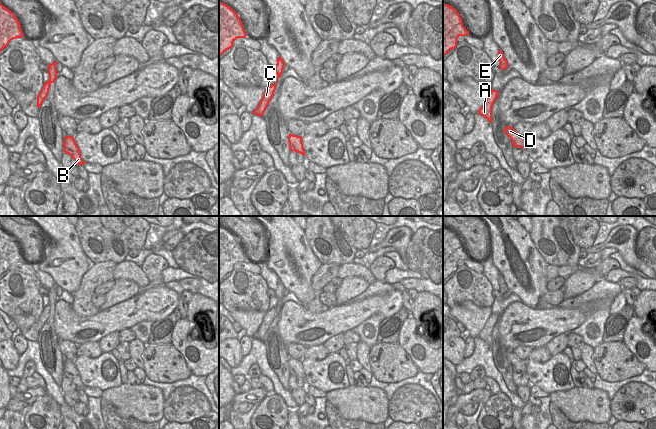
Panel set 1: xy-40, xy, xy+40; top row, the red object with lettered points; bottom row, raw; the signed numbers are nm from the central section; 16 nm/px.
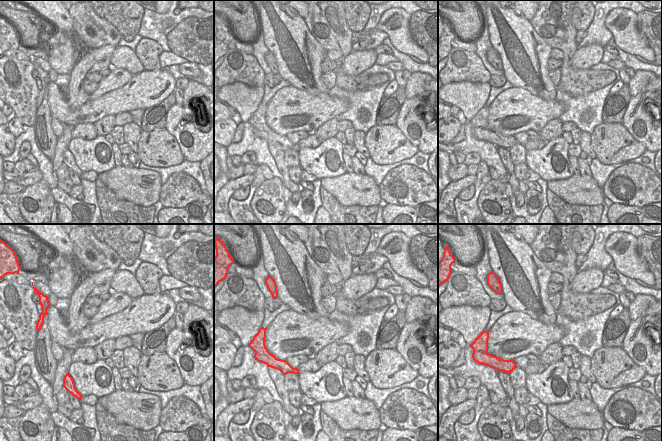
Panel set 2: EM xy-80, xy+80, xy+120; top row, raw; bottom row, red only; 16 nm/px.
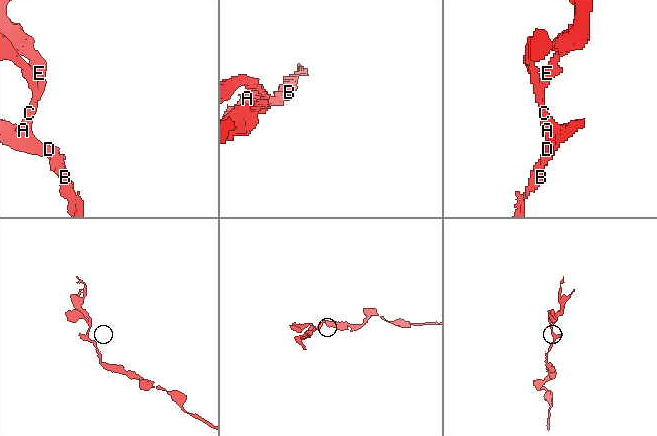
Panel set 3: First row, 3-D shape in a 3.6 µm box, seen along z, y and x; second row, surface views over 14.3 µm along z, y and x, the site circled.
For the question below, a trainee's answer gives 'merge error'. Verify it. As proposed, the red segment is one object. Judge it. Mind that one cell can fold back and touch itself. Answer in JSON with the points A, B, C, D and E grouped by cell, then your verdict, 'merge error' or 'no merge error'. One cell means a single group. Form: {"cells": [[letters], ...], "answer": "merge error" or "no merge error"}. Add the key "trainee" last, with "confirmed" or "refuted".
{"cells": [["A", "B", "C", "D"], ["E"]], "answer": "merge error", "trainee": "confirmed"}

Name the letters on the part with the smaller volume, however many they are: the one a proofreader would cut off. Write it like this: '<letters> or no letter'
E

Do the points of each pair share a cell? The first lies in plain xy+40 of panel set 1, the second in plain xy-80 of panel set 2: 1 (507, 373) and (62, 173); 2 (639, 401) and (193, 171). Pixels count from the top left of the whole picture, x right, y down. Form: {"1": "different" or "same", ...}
{"1": "different", "2": "different"}

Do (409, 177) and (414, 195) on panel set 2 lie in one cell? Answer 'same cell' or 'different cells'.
same cell

